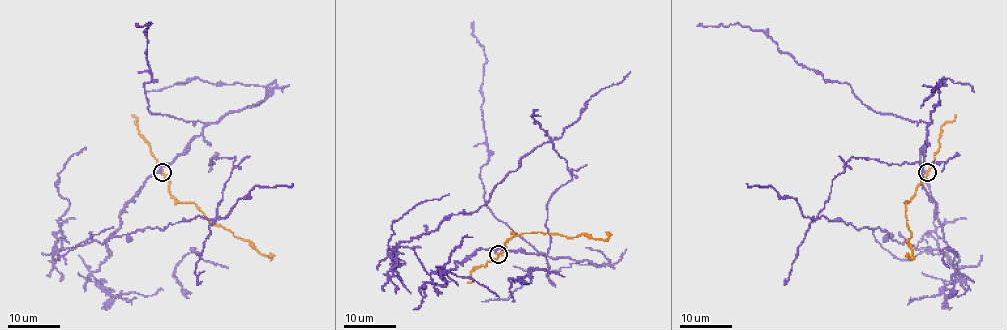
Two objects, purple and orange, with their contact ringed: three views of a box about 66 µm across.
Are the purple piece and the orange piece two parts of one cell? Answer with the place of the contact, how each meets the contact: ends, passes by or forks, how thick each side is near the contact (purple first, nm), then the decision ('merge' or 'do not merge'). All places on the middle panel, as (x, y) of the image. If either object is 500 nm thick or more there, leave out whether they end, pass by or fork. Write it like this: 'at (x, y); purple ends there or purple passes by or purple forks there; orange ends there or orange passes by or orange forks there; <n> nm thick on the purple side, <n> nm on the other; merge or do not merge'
at (498, 254); purple passes by; orange passes by; 200 nm thick on the purple side, 260 nm on the other; do not merge

